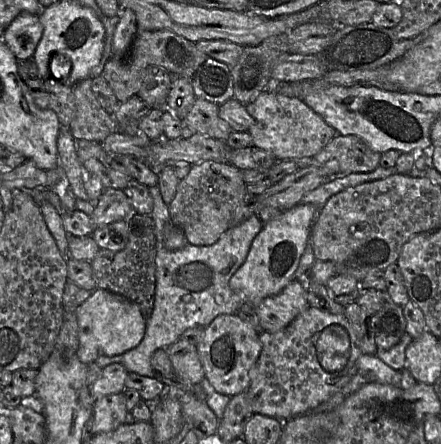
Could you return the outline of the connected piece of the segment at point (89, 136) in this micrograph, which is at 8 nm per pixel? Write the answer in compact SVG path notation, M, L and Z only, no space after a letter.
M89 76L73 87L75 96L75 114L69 130L75 140L85 139L102 143L110 134L117 132L117 122L113 115L108 114L99 104L92 92L93 76Z

